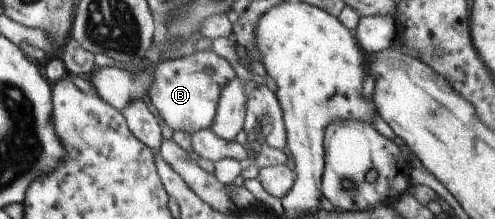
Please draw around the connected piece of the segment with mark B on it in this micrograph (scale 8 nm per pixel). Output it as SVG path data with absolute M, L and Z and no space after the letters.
M194 49L190 55L172 58L156 65L147 96L158 119L172 131L196 133L212 125L220 91L232 77L235 77L234 69L228 65L226 59L214 54L212 50Z

